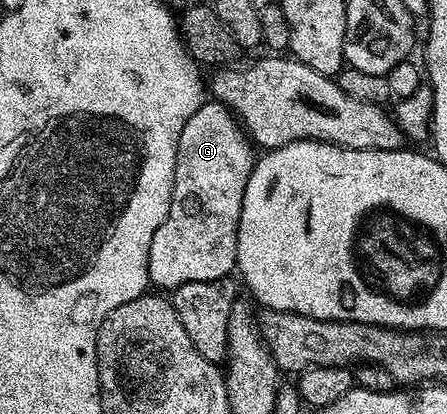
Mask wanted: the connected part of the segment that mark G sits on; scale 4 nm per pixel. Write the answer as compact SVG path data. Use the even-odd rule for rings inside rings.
M202 101L195 116L183 124L167 220L159 224L151 240L149 280L154 287L172 292L188 282L219 280L234 273L239 216L243 212L243 192L253 171L253 150L248 133L224 102Z

